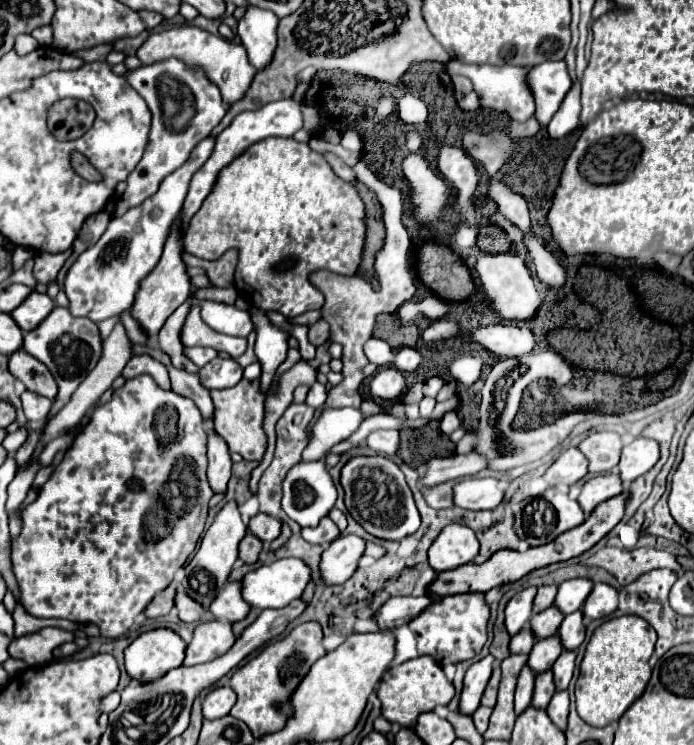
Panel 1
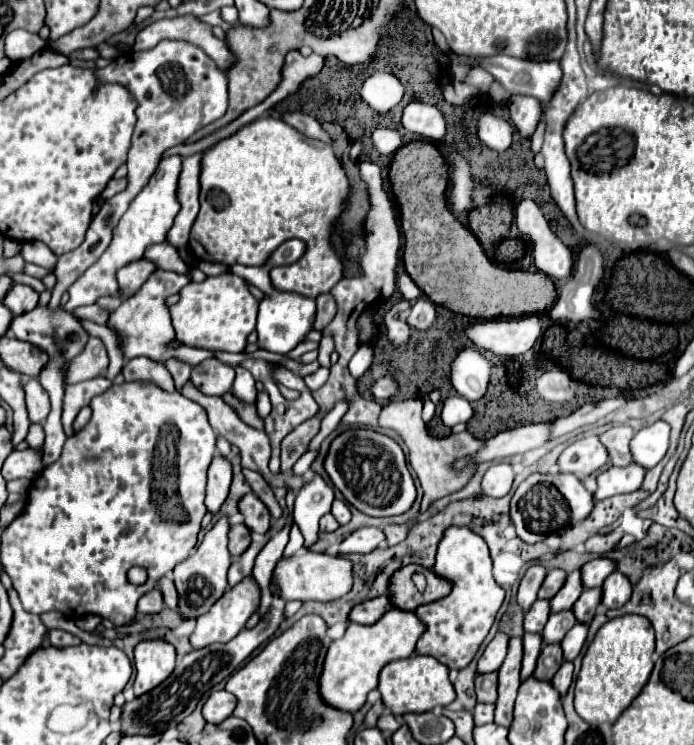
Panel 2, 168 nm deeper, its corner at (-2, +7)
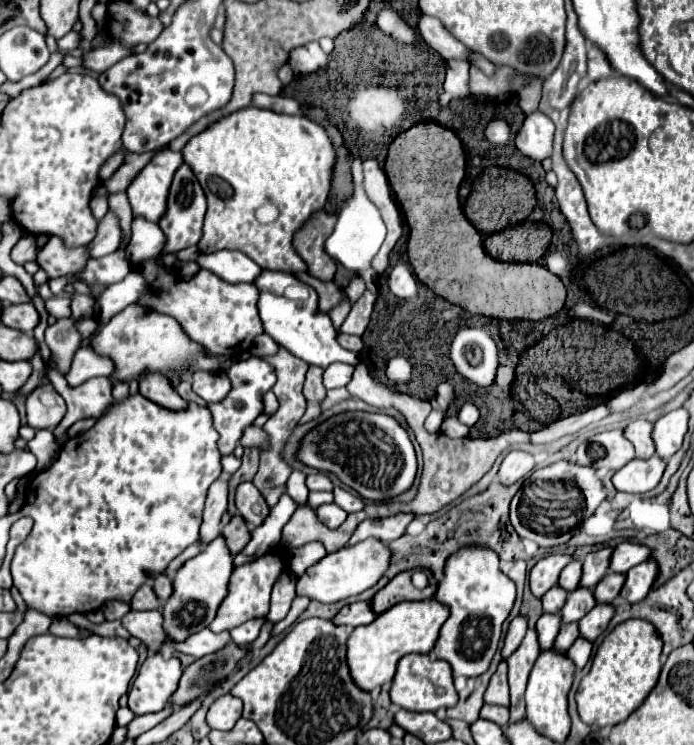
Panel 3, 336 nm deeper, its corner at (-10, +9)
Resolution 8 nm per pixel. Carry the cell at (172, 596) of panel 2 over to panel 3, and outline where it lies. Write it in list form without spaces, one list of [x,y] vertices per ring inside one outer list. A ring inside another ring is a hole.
[[[163,573],[163,575],[157,575],[153,589],[155,589],[157,597],[165,603],[165,601],[171,597],[171,593],[173,593],[173,581],[171,581],[165,573]]]

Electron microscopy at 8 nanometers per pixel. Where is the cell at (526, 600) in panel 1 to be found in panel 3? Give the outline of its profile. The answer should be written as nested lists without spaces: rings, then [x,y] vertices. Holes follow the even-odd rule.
[[[549,555],[549,557],[543,557],[533,569],[531,569],[531,575],[529,575],[529,587],[531,587],[531,593],[541,599],[555,583],[557,583],[557,577],[561,573],[561,569],[571,561],[569,555]]]

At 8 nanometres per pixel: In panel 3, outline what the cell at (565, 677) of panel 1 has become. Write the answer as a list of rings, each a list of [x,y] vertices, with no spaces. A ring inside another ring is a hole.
[[[595,605],[581,621],[579,621],[579,633],[587,641],[595,641],[607,627],[609,619],[613,617],[615,609],[613,605]]]

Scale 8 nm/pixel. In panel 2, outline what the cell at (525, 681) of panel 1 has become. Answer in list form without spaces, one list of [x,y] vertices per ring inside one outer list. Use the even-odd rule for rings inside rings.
[[[525,633],[523,635],[523,645],[525,645],[525,655],[523,655],[523,669],[521,669],[521,679],[527,679],[535,671],[537,657],[543,647],[543,639],[539,633]]]

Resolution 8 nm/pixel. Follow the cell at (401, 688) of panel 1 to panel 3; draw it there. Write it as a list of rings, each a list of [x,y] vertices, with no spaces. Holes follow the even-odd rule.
[[[411,653],[403,657],[397,665],[397,673],[391,685],[391,701],[407,711],[437,711],[439,707],[453,707],[457,703],[457,691],[453,687],[451,665],[441,659],[433,659],[431,655]]]

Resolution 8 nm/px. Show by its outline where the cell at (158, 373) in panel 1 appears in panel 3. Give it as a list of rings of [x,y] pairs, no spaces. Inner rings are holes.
[[[143,373],[139,377],[139,393],[155,403],[161,403],[161,407],[171,407],[173,411],[179,411],[179,407],[187,407],[187,401],[177,395],[171,379],[163,373]]]

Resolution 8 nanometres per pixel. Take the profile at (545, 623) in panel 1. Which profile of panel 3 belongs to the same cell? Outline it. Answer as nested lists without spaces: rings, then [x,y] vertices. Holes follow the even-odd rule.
[[[599,549],[599,551],[589,553],[585,557],[585,561],[583,561],[583,575],[581,575],[581,581],[579,581],[579,589],[595,587],[601,581],[601,577],[607,571],[607,563],[609,563],[611,551],[613,549]]]

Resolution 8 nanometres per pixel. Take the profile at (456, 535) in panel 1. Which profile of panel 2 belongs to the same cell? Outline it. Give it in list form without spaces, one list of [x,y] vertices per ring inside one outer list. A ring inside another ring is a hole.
[[[449,527],[439,543],[437,561],[433,571],[451,583],[451,593],[433,603],[415,609],[417,617],[427,625],[427,631],[417,641],[419,655],[431,655],[449,669],[465,669],[483,639],[487,637],[499,607],[503,605],[505,591],[495,583],[491,575],[491,557],[487,543],[475,535],[469,527]]]

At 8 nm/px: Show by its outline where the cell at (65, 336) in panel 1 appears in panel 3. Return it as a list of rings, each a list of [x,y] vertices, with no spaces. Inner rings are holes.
[[[21,303],[21,305],[3,305],[1,323],[9,325],[11,329],[33,333],[33,329],[39,323],[39,313],[33,307],[33,303]]]

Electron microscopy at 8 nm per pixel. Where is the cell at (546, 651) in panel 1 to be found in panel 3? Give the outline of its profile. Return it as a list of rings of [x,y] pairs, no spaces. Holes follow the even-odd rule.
[[[575,589],[569,593],[565,607],[561,609],[563,623],[577,623],[595,607],[595,599],[589,589]]]

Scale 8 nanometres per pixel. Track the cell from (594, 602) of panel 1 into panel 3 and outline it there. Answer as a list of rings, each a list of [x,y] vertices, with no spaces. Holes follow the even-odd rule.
[[[645,561],[645,563],[639,563],[635,565],[631,571],[627,571],[625,575],[625,585],[621,589],[621,597],[629,603],[639,603],[647,597],[647,591],[651,589],[653,581],[655,581],[655,575],[657,575],[657,567],[655,567],[655,561]]]

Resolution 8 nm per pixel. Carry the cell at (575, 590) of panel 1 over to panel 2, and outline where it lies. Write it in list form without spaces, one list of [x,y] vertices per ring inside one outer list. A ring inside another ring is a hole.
[[[599,557],[599,559],[589,561],[587,565],[581,567],[585,589],[589,589],[589,587],[601,587],[603,581],[607,579],[607,575],[611,575],[615,569],[617,569],[615,561],[607,559],[607,557]]]

